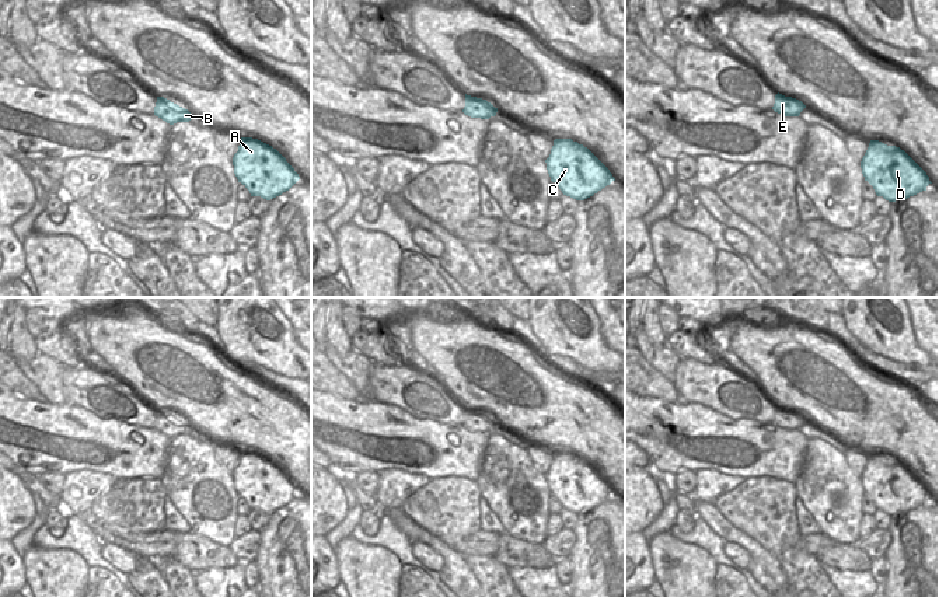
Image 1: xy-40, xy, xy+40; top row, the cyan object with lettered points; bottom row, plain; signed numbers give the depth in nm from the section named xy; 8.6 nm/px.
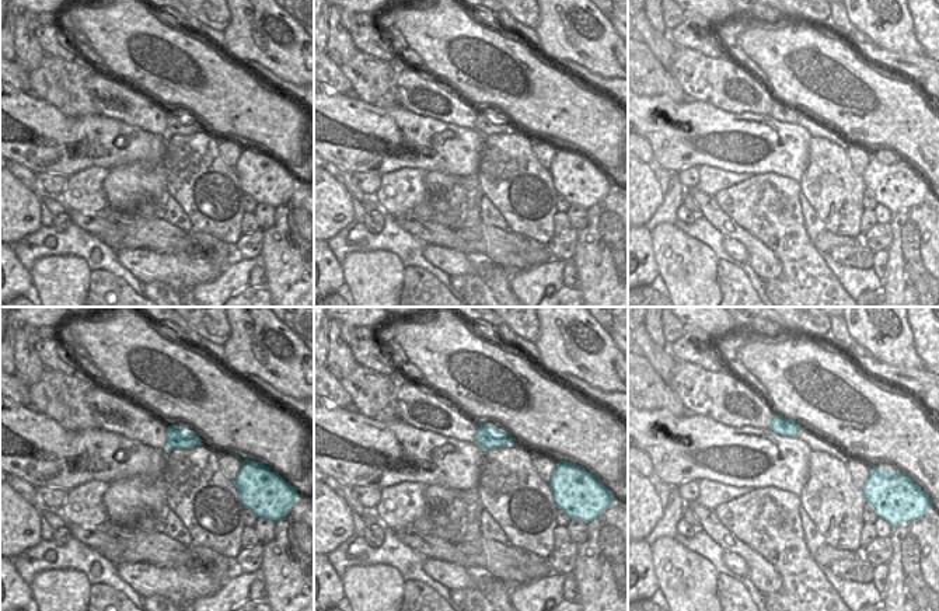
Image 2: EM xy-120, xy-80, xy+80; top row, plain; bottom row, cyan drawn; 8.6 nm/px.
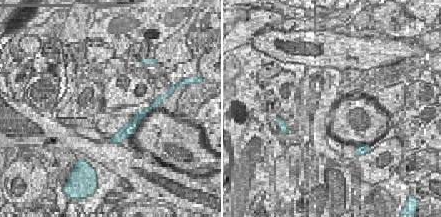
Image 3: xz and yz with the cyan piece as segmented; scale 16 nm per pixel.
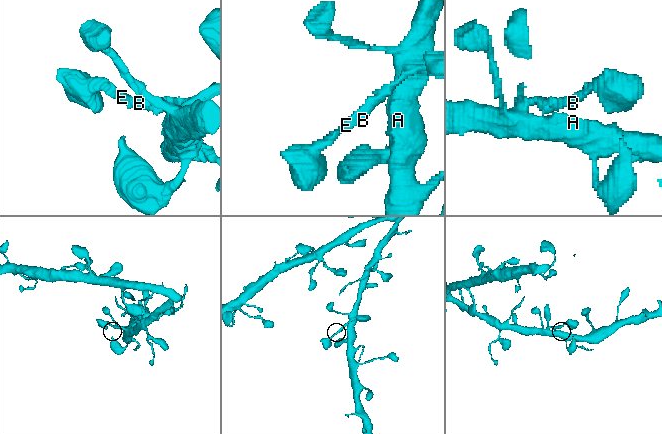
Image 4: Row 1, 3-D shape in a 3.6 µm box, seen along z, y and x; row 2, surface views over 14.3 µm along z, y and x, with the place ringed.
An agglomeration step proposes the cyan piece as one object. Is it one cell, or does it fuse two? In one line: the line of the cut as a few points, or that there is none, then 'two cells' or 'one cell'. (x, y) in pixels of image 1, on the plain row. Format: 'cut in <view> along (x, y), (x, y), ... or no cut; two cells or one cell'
no cut; one cell

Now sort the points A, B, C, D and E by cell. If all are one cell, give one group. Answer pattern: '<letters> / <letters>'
A B C D E

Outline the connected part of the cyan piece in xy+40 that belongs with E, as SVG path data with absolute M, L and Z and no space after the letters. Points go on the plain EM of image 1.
M779 406L775 409L775 418L772 420L775 426L785 430L799 430L804 422L806 419L802 415L792 411L785 411Z

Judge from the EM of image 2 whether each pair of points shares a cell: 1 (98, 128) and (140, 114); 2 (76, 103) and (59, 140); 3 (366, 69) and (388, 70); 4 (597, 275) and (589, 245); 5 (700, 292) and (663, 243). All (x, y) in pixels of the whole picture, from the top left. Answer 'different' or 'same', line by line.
1: different
2: different
3: same
4: same
5: same

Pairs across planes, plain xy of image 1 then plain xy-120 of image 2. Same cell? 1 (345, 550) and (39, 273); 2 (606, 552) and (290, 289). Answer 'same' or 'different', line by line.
1: same
2: same

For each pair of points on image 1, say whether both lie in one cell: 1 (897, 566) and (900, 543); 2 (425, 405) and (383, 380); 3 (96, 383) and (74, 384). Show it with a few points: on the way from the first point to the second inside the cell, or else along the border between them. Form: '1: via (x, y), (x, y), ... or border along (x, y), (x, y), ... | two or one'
1: via (900, 561), (900, 548) | one
2: via (415, 395), (404, 395), (393, 384) | one
3: via (90, 384), (80, 384) | one

